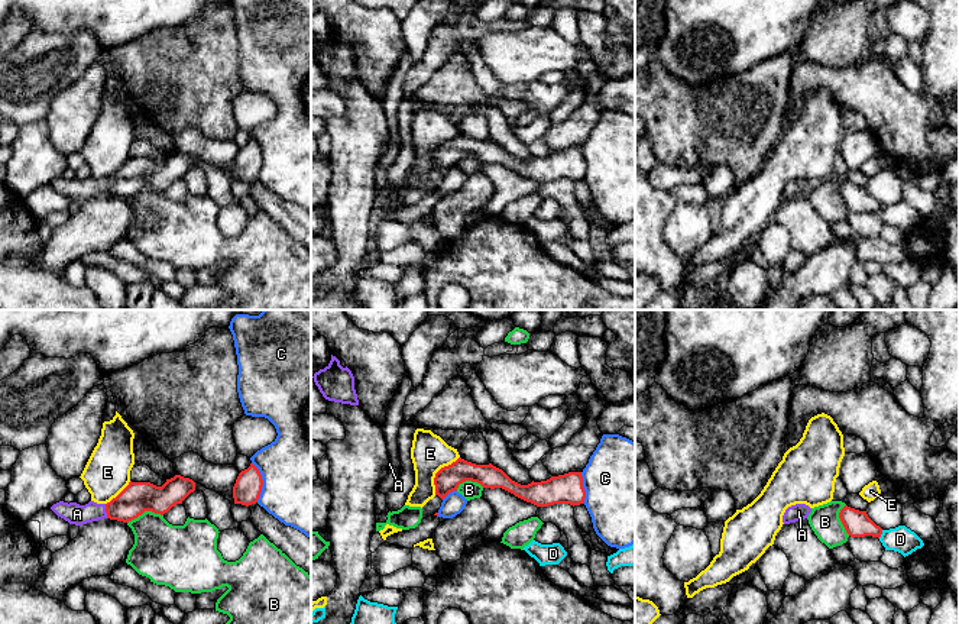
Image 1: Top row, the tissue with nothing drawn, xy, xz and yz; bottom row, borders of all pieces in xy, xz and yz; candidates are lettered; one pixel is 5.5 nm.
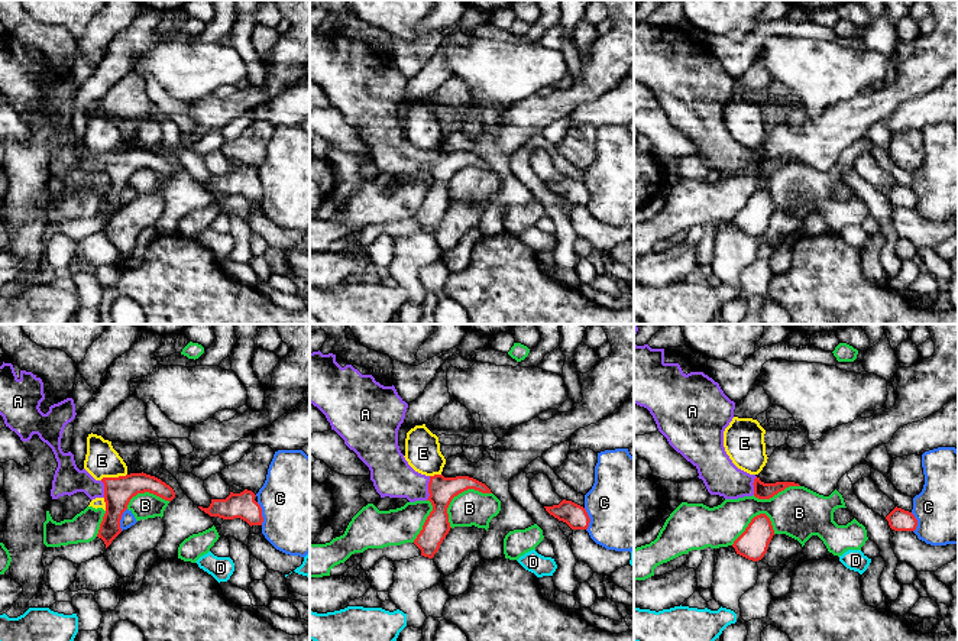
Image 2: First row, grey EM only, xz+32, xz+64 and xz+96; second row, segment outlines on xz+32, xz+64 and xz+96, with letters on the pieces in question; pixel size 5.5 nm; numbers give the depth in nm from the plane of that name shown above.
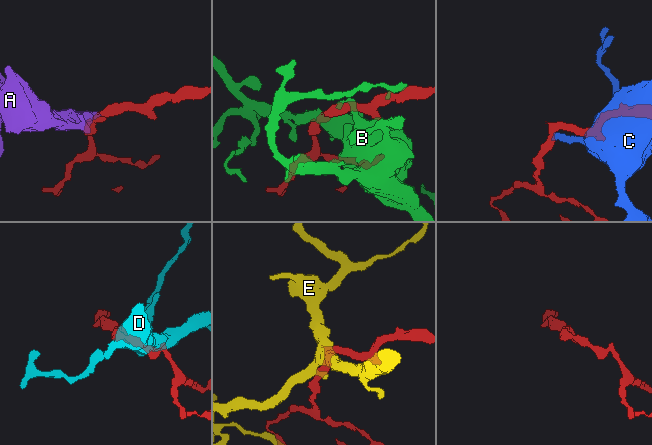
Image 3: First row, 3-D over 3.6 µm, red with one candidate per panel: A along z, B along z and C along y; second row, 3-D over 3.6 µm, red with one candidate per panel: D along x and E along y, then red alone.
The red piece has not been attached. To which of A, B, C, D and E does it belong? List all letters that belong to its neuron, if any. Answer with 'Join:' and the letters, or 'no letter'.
Join: A

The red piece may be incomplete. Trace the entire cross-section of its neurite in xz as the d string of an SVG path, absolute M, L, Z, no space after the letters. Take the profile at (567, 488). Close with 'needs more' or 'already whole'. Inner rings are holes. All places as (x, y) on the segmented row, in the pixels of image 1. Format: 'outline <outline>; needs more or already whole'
outline M461 458L435 473L435 495L444 499L450 492L457 491L459 485L466 481L477 482L483 488L502 488L537 507L554 504L570 504L574 507L584 504L586 498L581 472L568 472L551 476L547 481L532 481L528 485L521 485L492 463L476 465Z; already whole

